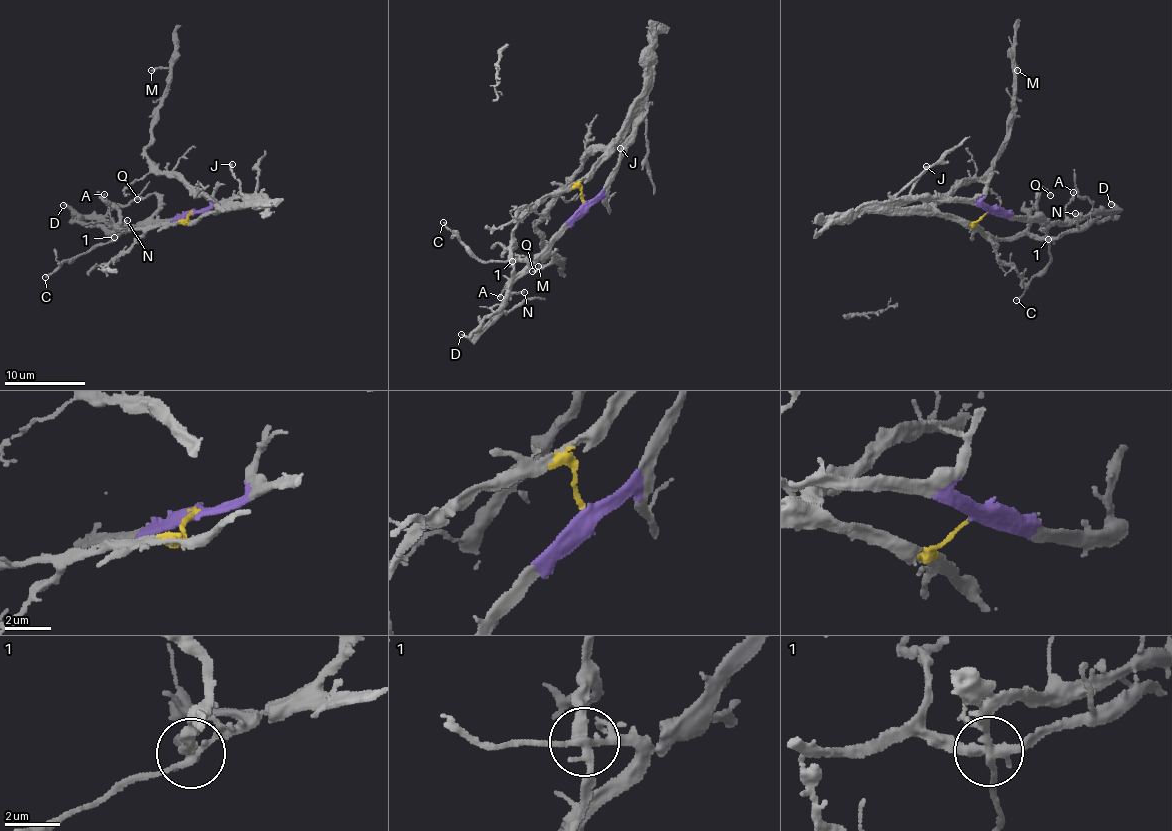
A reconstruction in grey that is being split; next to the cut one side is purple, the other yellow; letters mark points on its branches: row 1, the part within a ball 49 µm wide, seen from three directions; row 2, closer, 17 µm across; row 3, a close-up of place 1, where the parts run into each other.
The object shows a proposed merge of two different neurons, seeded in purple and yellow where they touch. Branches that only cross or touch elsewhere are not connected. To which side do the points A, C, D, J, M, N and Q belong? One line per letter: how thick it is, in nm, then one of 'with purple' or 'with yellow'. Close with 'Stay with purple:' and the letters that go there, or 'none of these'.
A: 140 nm | with purple
C: 120 nm | with purple
D: 180 nm | with purple
J: 180 nm | with purple
M: 170 nm | with yellow
N: 140 nm | with yellow
Q: 160 nm | with purple
Stay with purple: A, C, D, J, Q

